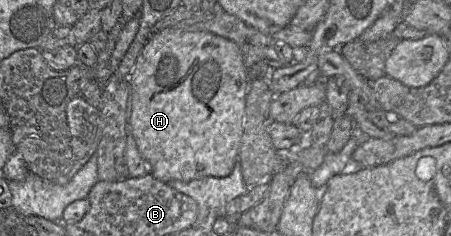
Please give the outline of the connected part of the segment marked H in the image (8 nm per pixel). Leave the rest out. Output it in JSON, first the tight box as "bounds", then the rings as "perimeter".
{"bounds":[126,28,248,184],"perimeter":[[[166,28],[151,34],[139,53],[134,68],[128,77],[128,100],[126,122],[137,145],[141,157],[147,162],[150,174],[157,180],[169,184],[172,181],[189,182],[204,177],[222,178],[230,175],[238,161],[243,121],[245,115],[248,79],[240,48],[227,38],[204,31],[187,31],[179,28]]]}

